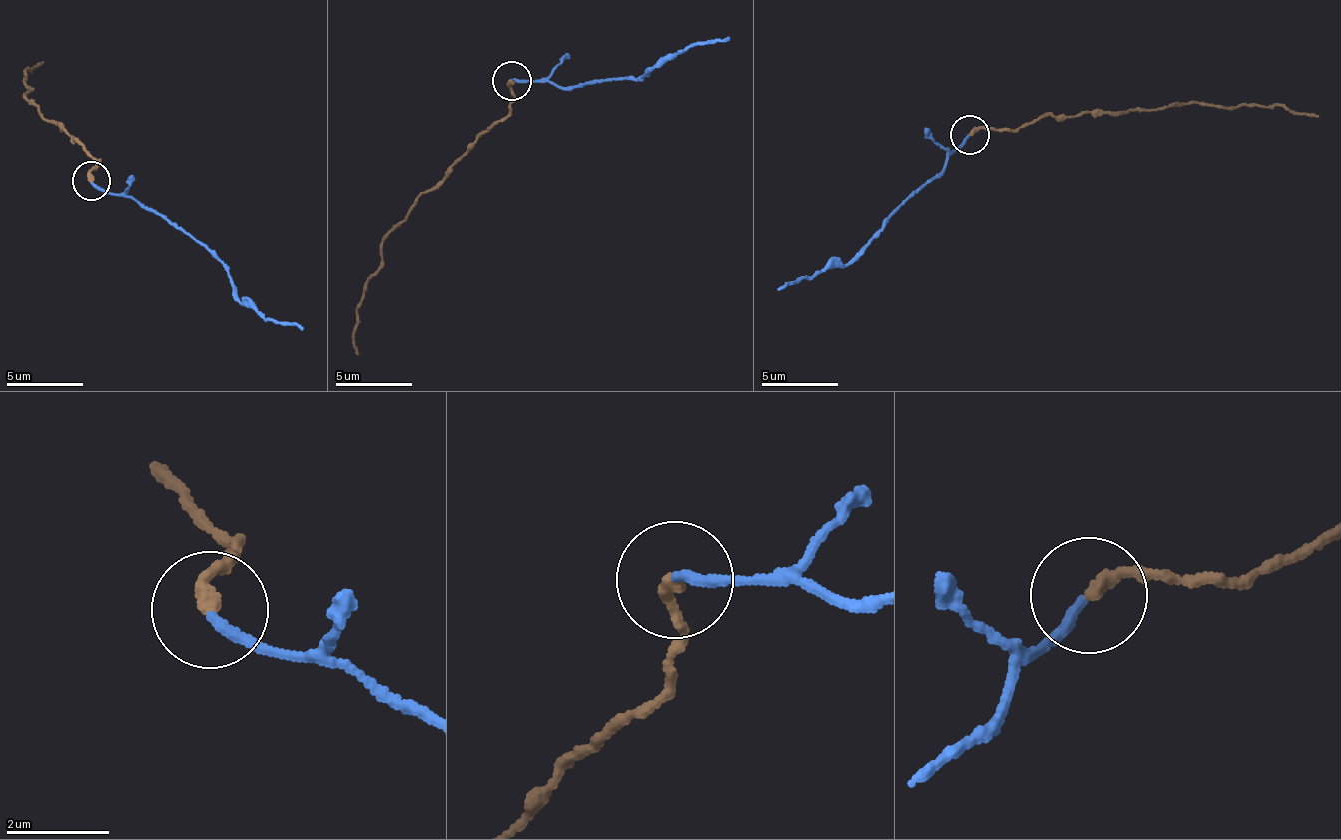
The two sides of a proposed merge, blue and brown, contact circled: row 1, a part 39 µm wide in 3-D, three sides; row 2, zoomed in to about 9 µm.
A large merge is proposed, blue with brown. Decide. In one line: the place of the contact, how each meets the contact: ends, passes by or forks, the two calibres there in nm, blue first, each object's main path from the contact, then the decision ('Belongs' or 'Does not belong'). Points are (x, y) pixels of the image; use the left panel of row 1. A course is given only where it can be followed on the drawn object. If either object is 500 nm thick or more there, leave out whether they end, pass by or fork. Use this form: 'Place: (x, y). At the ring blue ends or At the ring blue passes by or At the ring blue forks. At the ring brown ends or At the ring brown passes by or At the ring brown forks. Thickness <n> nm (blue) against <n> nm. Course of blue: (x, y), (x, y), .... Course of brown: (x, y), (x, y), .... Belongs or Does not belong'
Place: (91, 181). At the ring blue ends. At the ring brown ends. Thickness 190 nm (blue) against 280 nm. Course of blue: (92, 183), (168, 215), (224, 264), (240, 301), (267, 317), (302, 331). Course of brown: (92, 179), (100, 161), (23, 97), (32, 88), (24, 80), (31, 66), (30, 71), (42, 60). Does not belong

